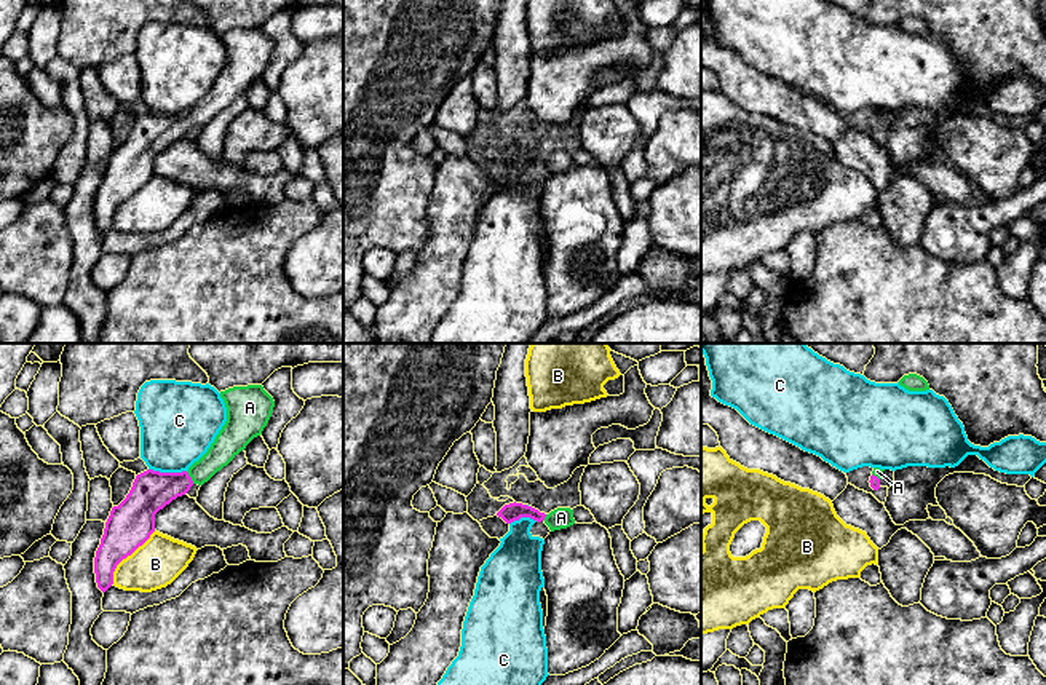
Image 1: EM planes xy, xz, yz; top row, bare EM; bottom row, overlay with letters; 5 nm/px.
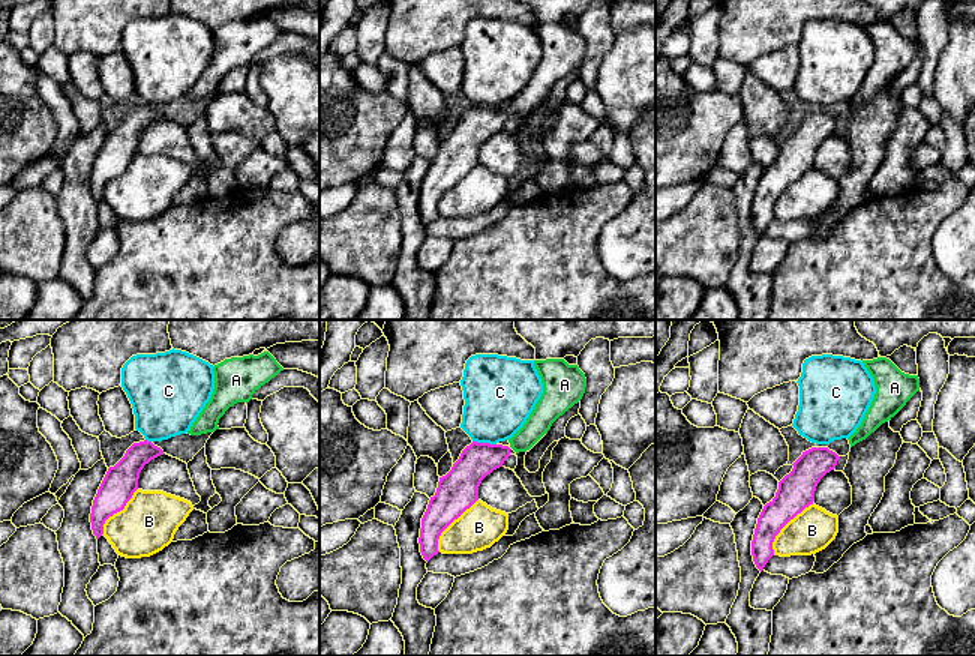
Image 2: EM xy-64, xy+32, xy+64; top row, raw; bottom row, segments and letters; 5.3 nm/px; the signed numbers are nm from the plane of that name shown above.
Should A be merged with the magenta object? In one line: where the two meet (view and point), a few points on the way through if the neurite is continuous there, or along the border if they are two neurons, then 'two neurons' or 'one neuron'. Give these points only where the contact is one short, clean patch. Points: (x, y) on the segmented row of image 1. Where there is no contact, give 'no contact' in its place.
xy (190, 478) | across xy (152, 490), (190, 478), (227, 444) | one neuron

